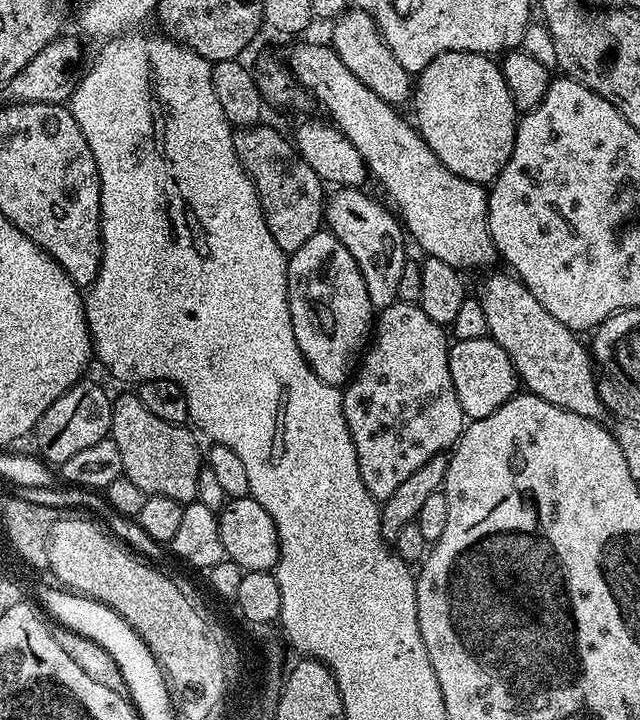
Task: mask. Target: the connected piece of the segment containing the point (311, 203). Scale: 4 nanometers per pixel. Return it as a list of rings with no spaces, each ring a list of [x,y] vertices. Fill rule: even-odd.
[[[267,122],[251,124],[248,128],[238,128],[232,133],[234,150],[244,167],[244,173],[252,180],[254,190],[258,194],[258,202],[262,206],[262,214],[266,218],[266,226],[270,234],[274,234],[274,242],[285,254],[298,250],[312,237],[321,231],[325,223],[326,185],[323,180],[310,170],[310,166],[296,151],[296,145],[288,140],[276,128]]]

